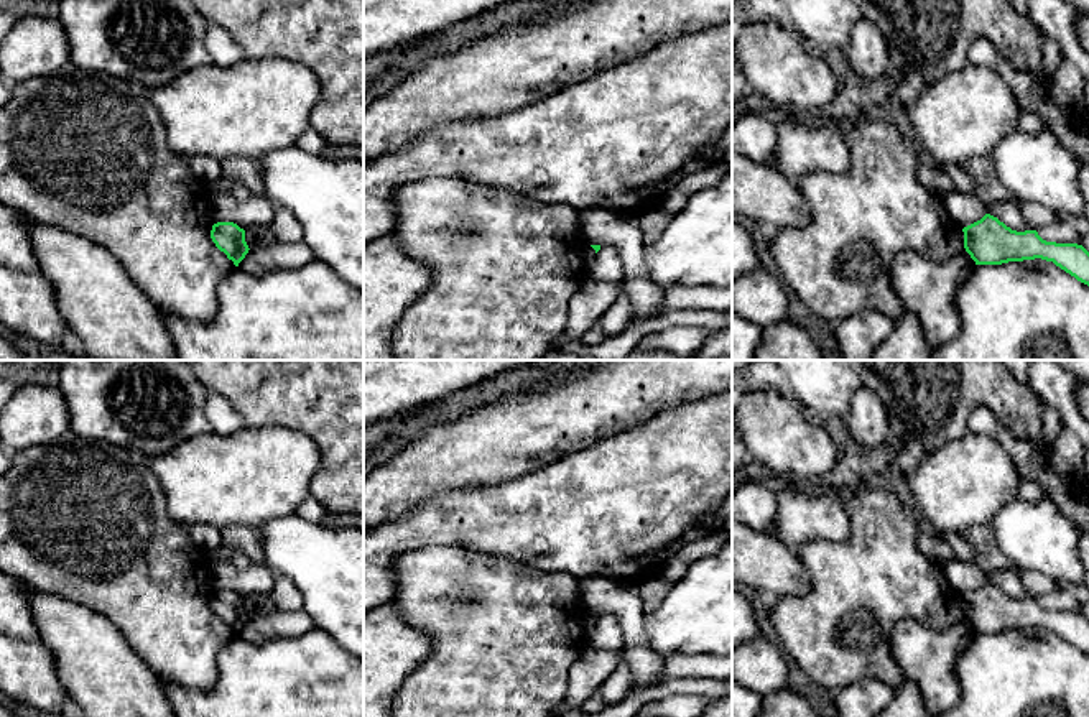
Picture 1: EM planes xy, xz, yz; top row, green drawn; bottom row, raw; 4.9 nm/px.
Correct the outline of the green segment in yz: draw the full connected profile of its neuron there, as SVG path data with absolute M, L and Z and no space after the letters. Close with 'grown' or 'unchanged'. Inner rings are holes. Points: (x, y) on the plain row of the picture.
M985 582L962 597L964 617L975 633L1002 633L1041 627L1089 655L1089 620L1077 612L1043 608L1036 599L1017 600Z; unchanged

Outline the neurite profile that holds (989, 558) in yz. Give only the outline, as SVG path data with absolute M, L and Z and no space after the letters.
M977 525L962 533L962 538L972 546L977 566L990 574L1010 566L1008 559L1000 553L990 525Z

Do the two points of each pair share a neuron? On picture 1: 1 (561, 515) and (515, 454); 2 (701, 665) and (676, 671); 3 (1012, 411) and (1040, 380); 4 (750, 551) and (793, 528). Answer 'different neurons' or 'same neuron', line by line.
1: different neurons
2: same neuron
3: different neurons
4: different neurons

